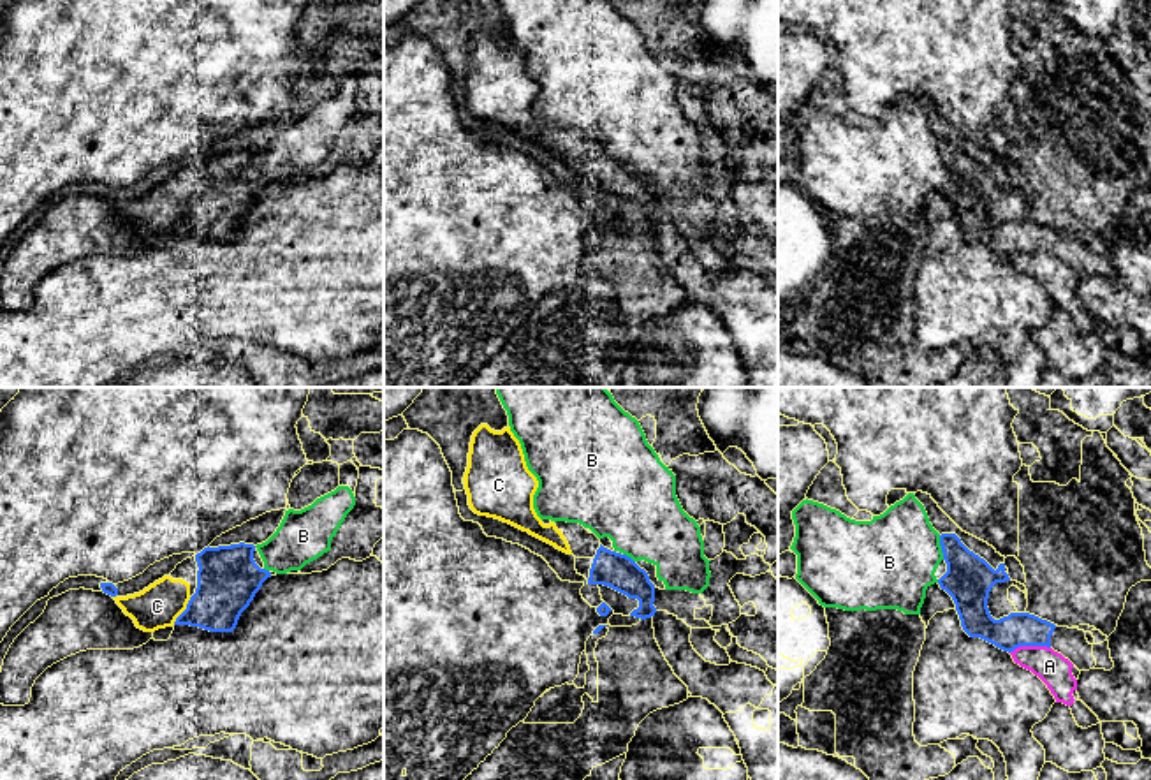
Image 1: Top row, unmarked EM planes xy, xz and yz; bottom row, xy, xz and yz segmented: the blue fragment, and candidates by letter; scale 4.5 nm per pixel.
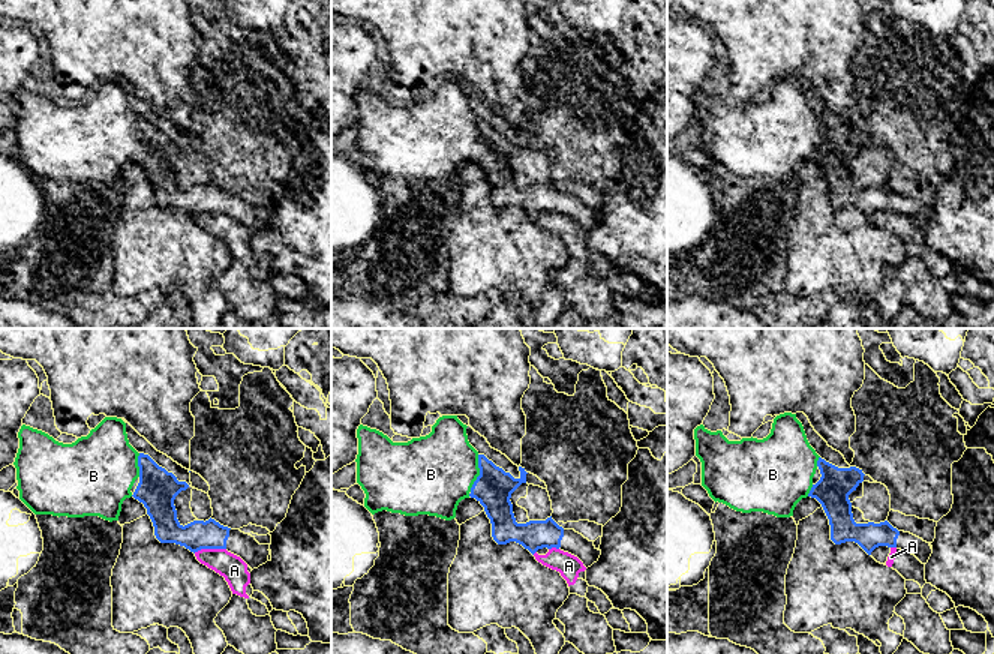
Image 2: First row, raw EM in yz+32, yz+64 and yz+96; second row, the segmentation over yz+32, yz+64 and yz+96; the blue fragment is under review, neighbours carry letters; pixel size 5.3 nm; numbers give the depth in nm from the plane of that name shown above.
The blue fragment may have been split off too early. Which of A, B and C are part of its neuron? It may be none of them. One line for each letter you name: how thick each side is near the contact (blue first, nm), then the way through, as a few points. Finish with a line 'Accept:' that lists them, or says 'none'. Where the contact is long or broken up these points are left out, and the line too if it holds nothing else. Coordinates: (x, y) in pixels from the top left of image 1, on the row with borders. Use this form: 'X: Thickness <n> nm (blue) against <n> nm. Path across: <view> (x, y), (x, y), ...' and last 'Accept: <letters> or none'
B: Thickness 220 nm (blue) against 420 nm. Path across: yz (968, 580), (967, 573), (942, 548), (914, 548), (889, 562)
Accept: B

